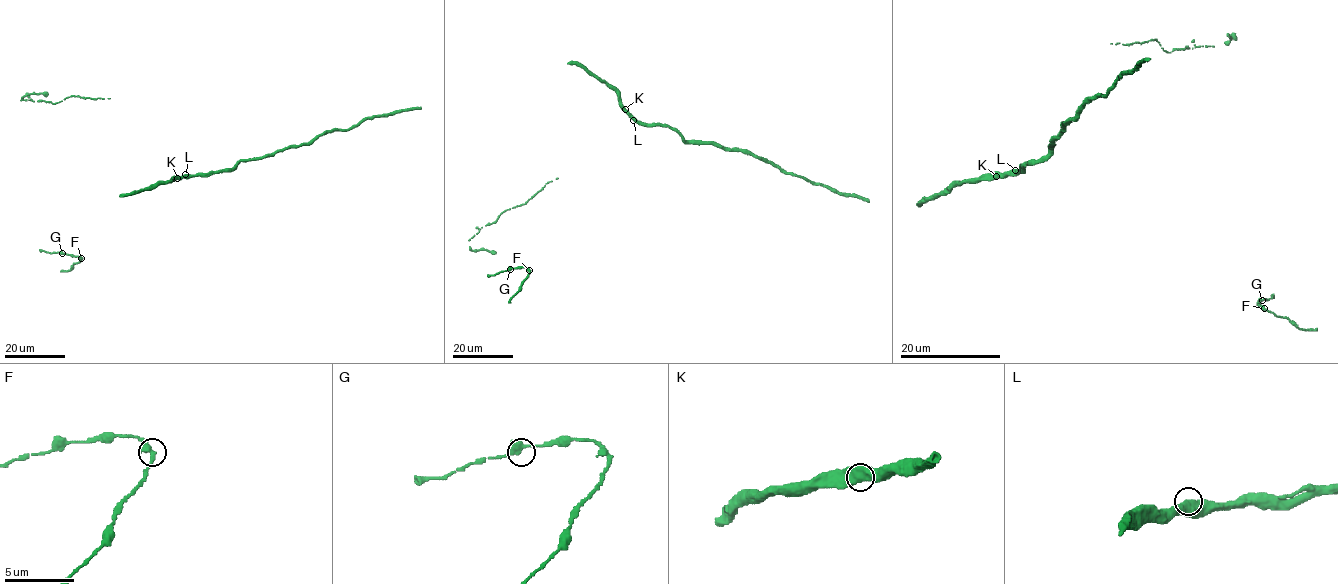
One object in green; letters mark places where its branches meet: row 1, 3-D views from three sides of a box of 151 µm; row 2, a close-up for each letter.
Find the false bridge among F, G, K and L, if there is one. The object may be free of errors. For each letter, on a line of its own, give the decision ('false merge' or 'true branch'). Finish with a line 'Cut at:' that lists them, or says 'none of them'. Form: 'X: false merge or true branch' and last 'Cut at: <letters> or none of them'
F: false merge
G: true branch
K: true branch
L: true branch
Cut at: F

